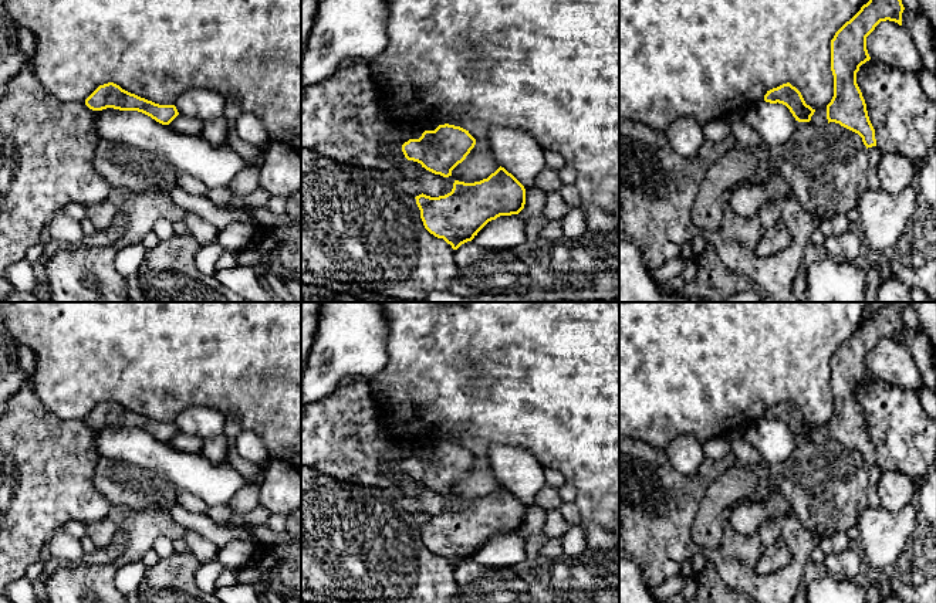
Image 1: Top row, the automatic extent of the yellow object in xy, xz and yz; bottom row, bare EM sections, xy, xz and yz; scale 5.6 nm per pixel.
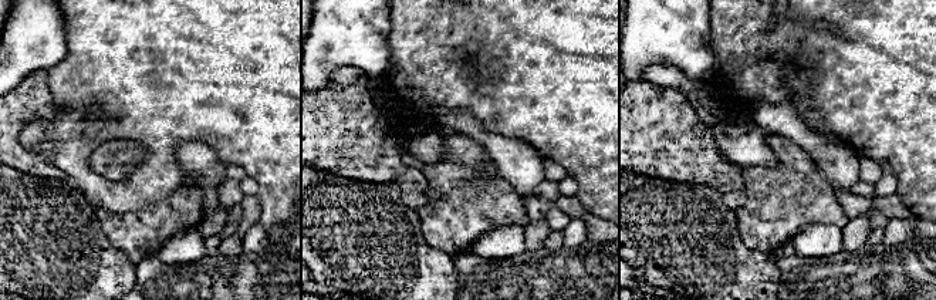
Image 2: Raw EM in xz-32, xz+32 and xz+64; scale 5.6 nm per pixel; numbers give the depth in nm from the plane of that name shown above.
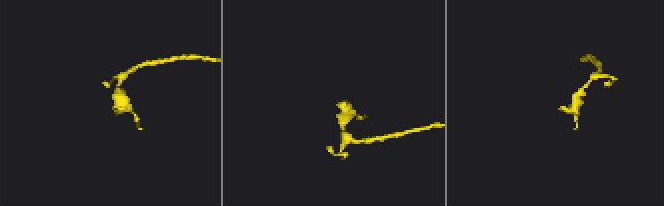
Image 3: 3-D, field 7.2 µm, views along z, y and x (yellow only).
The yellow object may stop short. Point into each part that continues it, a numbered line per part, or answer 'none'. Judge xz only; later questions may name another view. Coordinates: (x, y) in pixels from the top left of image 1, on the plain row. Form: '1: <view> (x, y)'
none

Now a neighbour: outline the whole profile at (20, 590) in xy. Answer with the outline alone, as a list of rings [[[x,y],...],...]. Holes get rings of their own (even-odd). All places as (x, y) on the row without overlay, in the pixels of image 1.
[[[24,576],[10,583],[6,594],[11,603],[37,603],[33,585]]]

